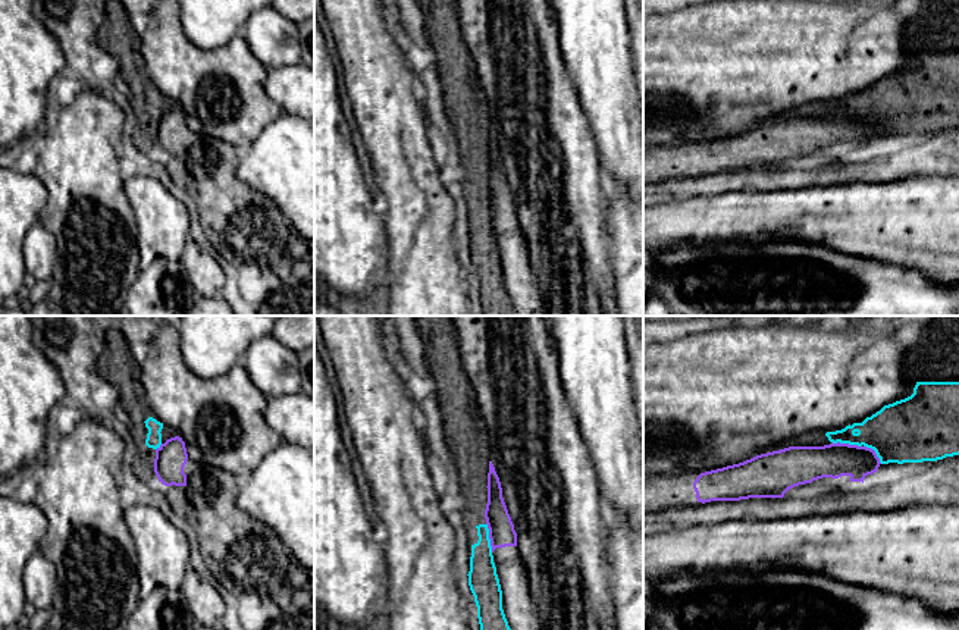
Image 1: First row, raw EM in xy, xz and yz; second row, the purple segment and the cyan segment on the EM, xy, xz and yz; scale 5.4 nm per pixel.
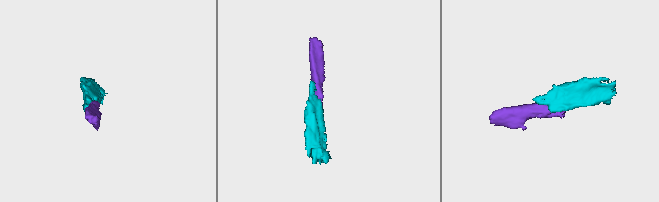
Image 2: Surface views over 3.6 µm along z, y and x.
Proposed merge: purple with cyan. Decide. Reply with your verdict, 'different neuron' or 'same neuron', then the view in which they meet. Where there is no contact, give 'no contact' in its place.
different neuron | yz

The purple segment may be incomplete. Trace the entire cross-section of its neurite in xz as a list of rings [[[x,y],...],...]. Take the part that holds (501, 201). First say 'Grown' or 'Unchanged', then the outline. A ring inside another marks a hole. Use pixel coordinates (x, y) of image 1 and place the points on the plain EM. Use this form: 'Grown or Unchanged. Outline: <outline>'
Grown. Outline: [[[489,132],[486,159],[485,189],[502,261],[502,280],[513,303],[514,316],[548,316],[546,297],[532,269],[527,241],[517,219],[517,204],[492,132]]]

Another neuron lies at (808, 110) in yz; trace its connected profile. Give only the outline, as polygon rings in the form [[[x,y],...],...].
[[[809,103],[809,104],[799,107],[795,112],[789,112],[786,115],[786,119],[793,117],[795,115],[797,117],[824,117],[824,116],[830,116],[831,113],[824,113],[821,104]]]

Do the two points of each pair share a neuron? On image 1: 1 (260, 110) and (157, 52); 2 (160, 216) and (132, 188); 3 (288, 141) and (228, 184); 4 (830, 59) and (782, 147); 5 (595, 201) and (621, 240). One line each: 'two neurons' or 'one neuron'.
1: one neuron
2: one neuron
3: two neurons
4: two neurons
5: two neurons

